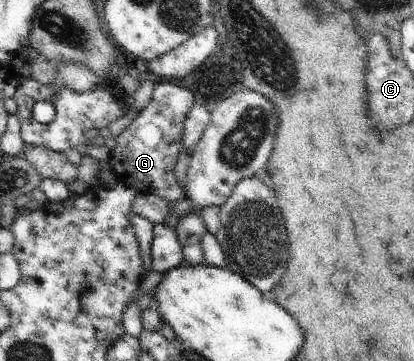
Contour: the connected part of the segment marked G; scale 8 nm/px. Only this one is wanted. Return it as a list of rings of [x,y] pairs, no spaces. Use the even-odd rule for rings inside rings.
[[[168,81],[155,84],[148,106],[143,108],[137,118],[133,119],[130,125],[115,138],[115,146],[110,150],[108,163],[118,183],[136,187],[140,193],[157,194],[166,201],[179,201],[179,198],[186,195],[176,182],[174,166],[176,166],[176,160],[181,151],[184,121],[195,103],[194,95],[190,90]]]

